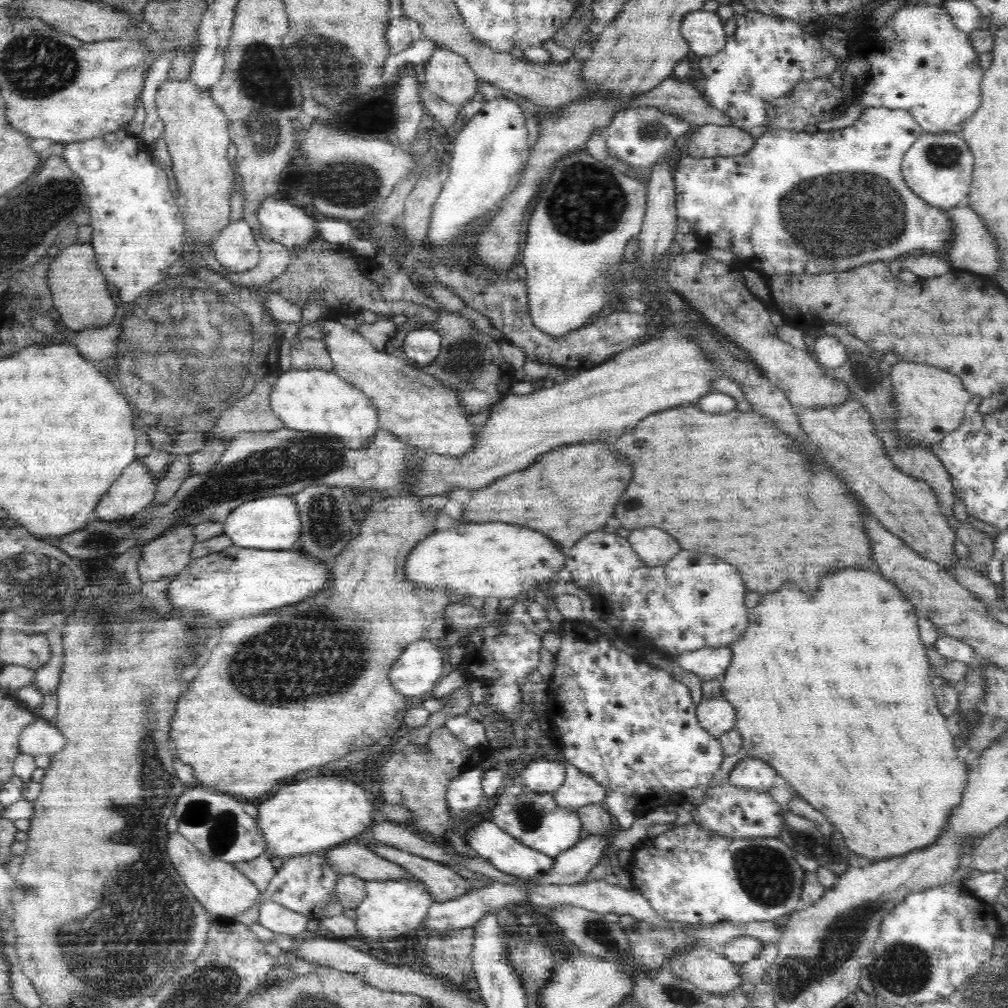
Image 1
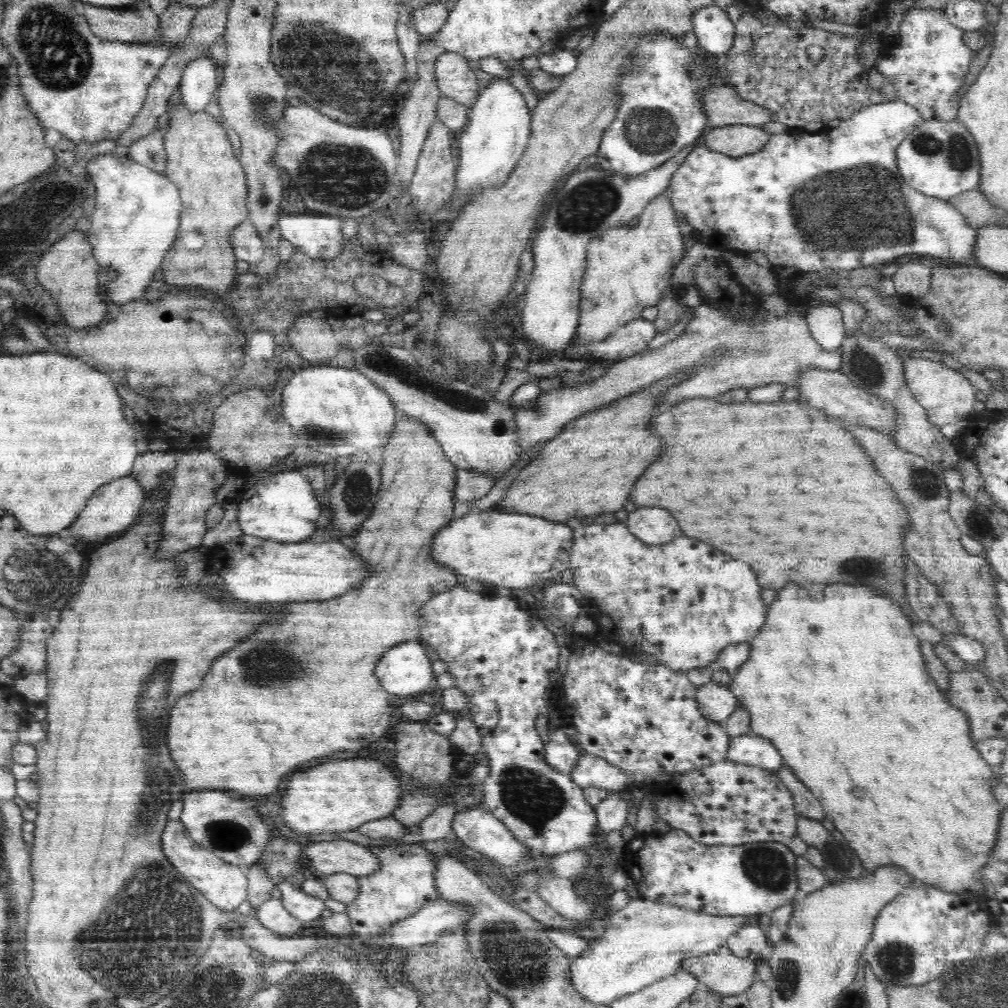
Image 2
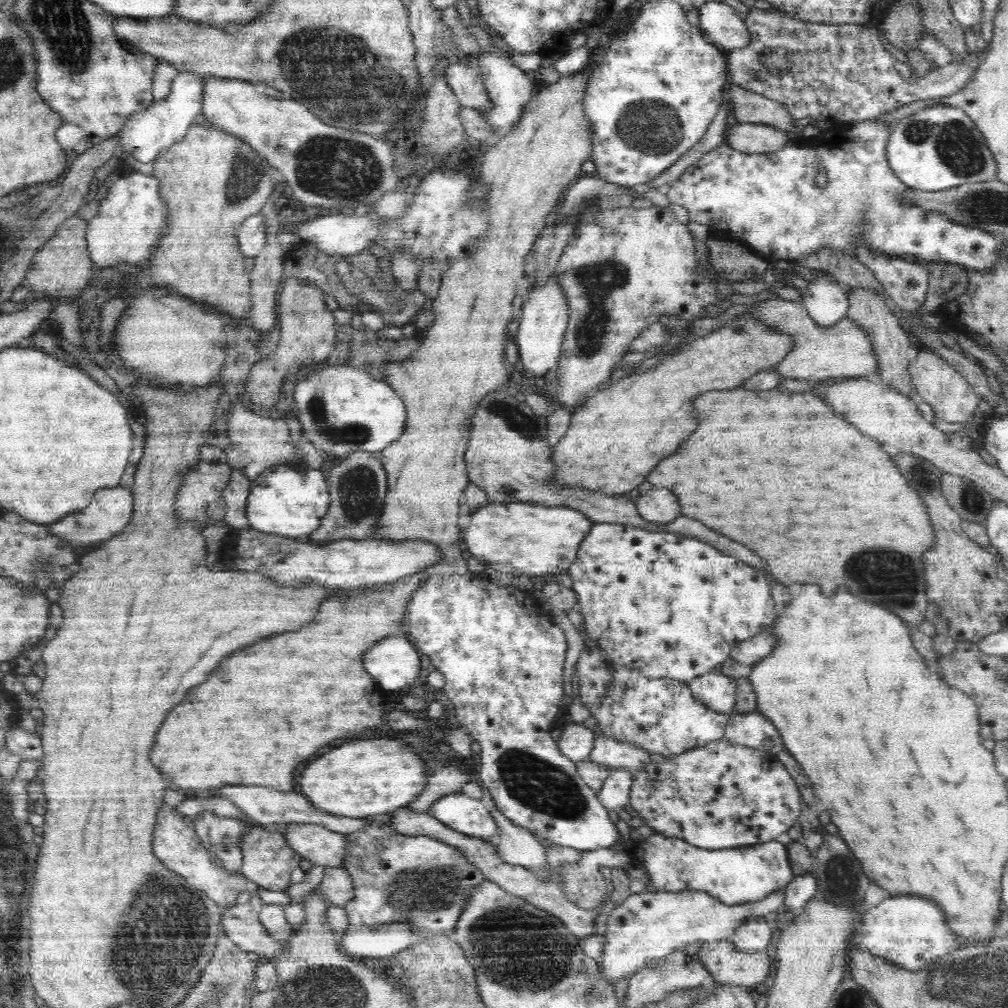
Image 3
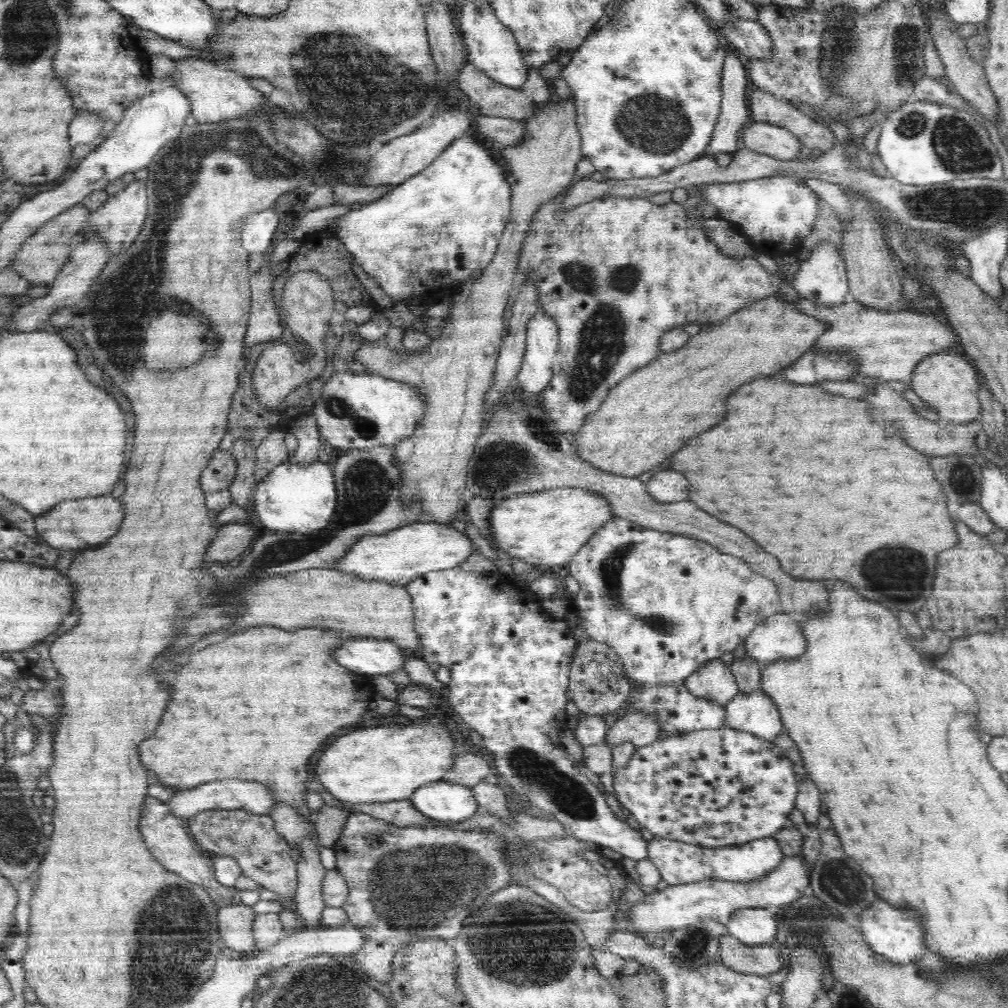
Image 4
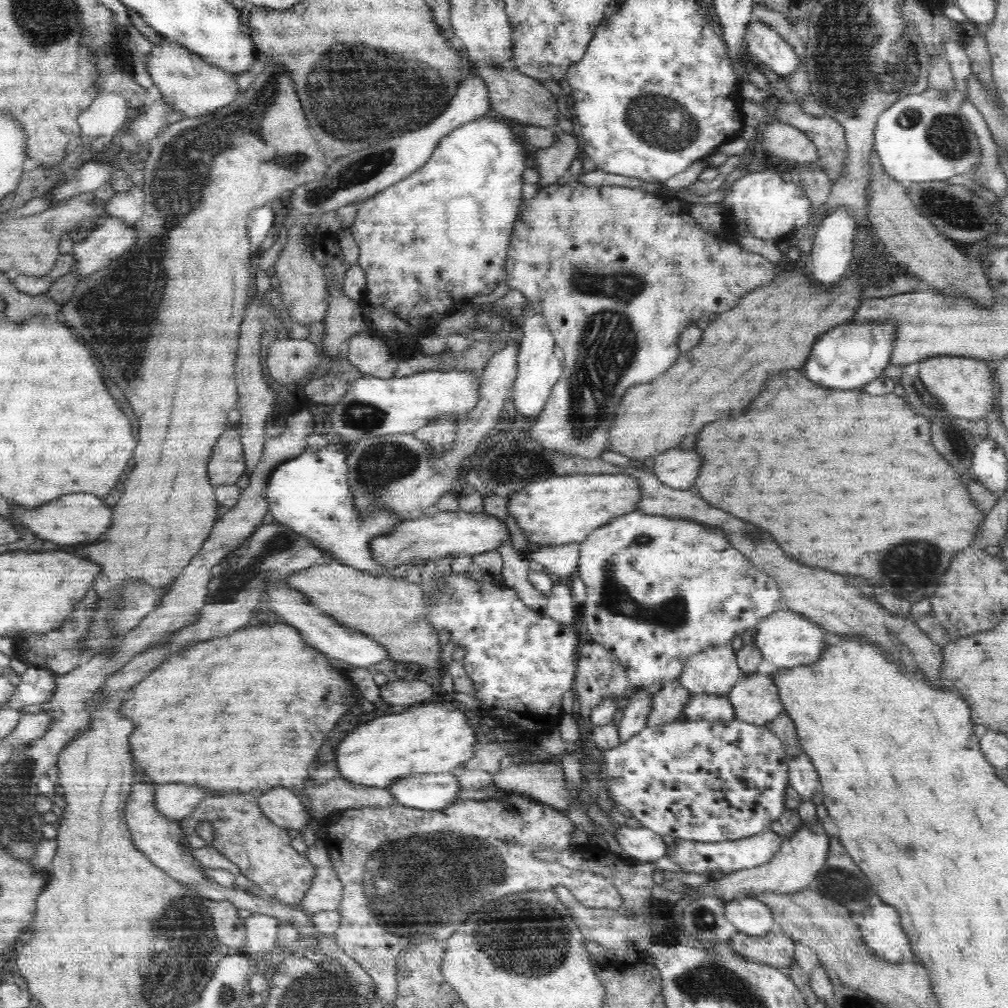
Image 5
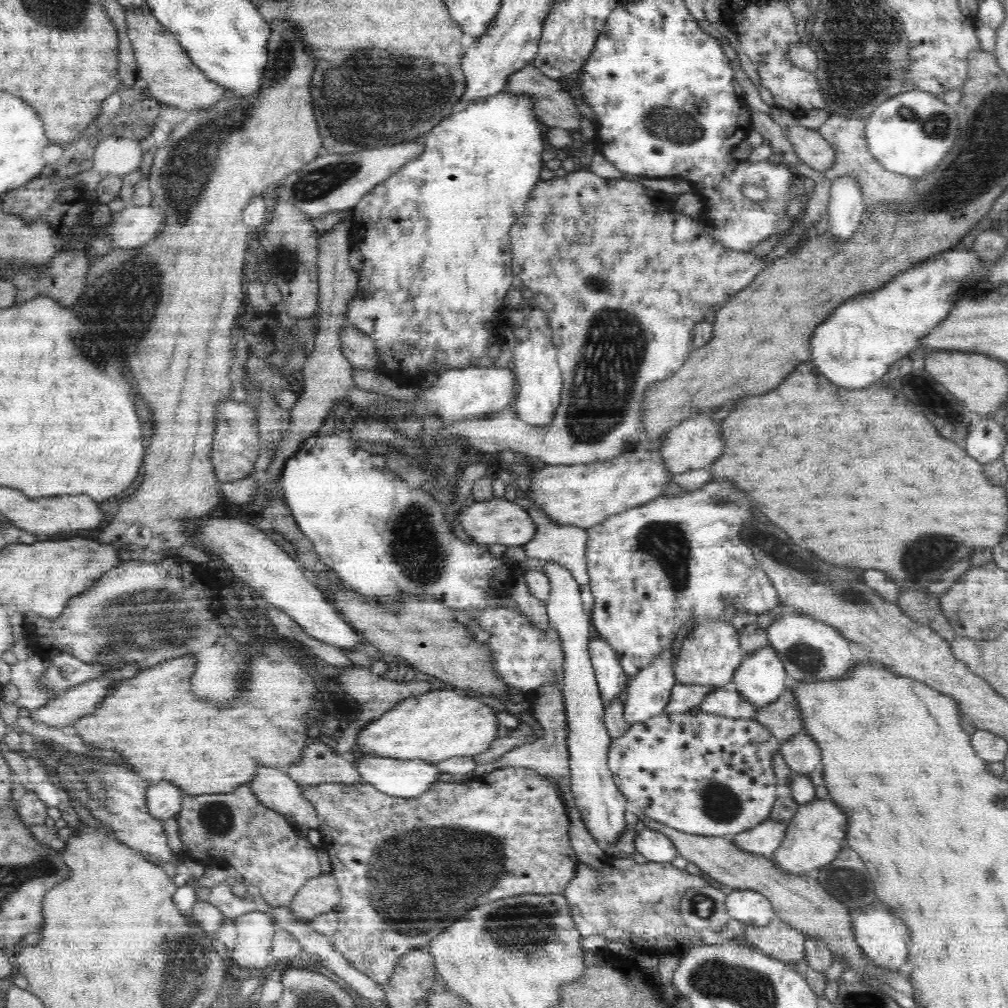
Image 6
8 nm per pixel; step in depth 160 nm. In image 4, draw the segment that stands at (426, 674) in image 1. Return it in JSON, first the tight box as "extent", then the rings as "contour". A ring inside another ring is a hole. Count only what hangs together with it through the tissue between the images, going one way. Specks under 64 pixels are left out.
{"extent":[334,635,411,676],"contour":[[[346,635],[342,636],[342,644],[340,644],[334,652],[336,652],[336,654],[334,654],[335,660],[338,660],[338,664],[346,666],[345,669],[370,676],[380,676],[380,674],[390,676],[397,670],[403,670],[411,657],[390,639],[350,637]]]}

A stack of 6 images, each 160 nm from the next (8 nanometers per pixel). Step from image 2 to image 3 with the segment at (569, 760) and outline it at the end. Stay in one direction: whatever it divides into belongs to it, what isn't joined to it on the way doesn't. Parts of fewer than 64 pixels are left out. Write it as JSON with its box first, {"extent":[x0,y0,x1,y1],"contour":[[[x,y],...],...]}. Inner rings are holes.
{"extent":[557,723,596,764],"contour":[[[582,723],[566,725],[557,741],[561,753],[578,764],[585,761],[591,753],[596,734]]]}

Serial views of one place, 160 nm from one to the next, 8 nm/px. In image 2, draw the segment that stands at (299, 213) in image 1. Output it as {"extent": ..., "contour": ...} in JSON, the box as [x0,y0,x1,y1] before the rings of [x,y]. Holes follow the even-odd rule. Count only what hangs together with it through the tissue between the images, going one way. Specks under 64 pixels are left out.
{"extent":[277,214,347,259],"contour":[[[280,214],[277,216],[277,223],[282,235],[282,239],[291,242],[297,250],[311,256],[314,259],[329,259],[337,257],[343,249],[347,238],[342,236],[340,229],[342,228],[344,218],[340,216],[330,216],[330,214]]]}

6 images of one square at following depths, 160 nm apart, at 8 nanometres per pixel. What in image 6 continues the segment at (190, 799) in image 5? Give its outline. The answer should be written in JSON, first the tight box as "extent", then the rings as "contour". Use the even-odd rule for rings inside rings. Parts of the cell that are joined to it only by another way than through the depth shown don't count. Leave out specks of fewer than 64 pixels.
{"extent":[146,782,184,822],"contour":[[[170,782],[151,784],[146,790],[147,811],[163,822],[168,818],[176,818],[182,809],[184,797],[182,790]]]}

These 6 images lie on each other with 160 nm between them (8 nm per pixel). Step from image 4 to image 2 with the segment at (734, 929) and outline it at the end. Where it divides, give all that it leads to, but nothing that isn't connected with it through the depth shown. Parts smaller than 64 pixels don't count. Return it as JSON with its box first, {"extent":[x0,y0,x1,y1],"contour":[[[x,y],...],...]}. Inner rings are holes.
{"extent":[727,922,772,961],"contour":[[[758,922],[742,925],[727,940],[727,947],[738,958],[750,958],[754,961],[769,958],[772,948],[768,945],[767,935],[762,931]]]}

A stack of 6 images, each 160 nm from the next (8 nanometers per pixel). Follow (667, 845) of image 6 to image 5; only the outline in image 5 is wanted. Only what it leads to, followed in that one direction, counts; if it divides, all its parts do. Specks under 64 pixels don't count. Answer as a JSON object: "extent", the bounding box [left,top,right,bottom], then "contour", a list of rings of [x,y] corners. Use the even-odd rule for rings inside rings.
{"extent":[613,825,666,862],"contour":[[[623,825],[615,830],[613,836],[634,861],[652,862],[665,856],[666,843],[662,836],[649,828]]]}

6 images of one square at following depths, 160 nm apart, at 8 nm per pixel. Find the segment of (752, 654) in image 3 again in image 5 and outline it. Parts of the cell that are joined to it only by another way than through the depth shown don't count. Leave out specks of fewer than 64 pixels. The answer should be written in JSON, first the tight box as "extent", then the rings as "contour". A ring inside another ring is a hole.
{"extent":[755,607,836,671],"contour":[[[784,607],[763,618],[756,627],[755,645],[761,650],[764,660],[772,663],[777,671],[810,666],[820,660],[826,642],[836,642],[836,634],[822,629],[804,615]]]}

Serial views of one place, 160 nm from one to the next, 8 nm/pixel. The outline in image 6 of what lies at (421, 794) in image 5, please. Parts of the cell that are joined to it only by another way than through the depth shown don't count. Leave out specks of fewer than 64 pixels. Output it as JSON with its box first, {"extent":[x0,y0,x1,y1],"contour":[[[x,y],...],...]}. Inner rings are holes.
{"extent":[354,756,441,799],"contour":[[[354,756],[354,766],[360,771],[363,781],[374,785],[380,792],[402,799],[414,799],[426,794],[434,782],[438,782],[441,770],[425,760],[398,760],[381,756]]]}

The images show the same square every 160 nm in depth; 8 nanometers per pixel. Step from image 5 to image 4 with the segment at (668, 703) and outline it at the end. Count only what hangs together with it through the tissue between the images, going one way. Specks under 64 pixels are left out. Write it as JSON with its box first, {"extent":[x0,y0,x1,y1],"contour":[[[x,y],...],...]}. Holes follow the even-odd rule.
{"extent":[603,712,661,749],"contour":[[[643,712],[627,713],[610,726],[603,742],[612,748],[622,742],[631,742],[638,749],[656,742],[661,736],[659,732],[659,722],[655,716]]]}

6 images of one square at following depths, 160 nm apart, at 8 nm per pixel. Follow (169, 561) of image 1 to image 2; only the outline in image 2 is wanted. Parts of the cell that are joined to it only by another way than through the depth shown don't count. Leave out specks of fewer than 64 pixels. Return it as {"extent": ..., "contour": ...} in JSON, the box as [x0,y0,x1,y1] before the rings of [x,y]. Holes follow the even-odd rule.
{"extent":[154,450,227,560],"contour":[[[193,450],[178,456],[176,468],[168,477],[170,493],[164,512],[162,524],[162,540],[158,544],[158,552],[154,560],[177,558],[184,552],[196,549],[206,535],[206,512],[215,502],[215,492],[225,481],[227,475],[224,461],[216,453],[207,450]]]}

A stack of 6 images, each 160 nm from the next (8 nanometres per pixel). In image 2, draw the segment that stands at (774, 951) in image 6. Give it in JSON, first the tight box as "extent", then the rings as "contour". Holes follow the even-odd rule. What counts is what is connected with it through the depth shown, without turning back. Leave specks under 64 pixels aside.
{"extent":[680,945,757,996],"contour":[[[727,945],[708,954],[686,958],[680,967],[721,996],[744,992],[757,980],[756,961],[734,956]]]}

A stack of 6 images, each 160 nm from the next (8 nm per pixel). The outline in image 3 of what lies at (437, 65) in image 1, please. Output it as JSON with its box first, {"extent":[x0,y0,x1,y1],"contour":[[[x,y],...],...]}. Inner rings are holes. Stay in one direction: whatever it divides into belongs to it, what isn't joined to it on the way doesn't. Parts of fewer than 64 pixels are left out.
{"extent":[444,61,490,113],"contour":[[[466,61],[450,63],[444,77],[462,107],[474,108],[480,113],[490,108],[490,99],[479,69],[470,68]]]}

